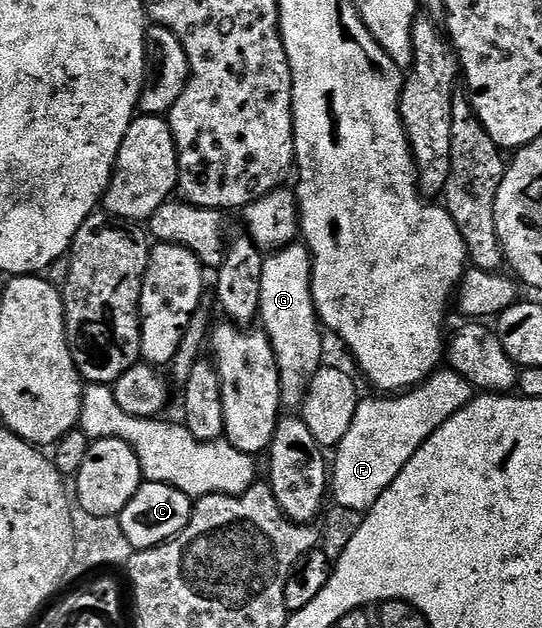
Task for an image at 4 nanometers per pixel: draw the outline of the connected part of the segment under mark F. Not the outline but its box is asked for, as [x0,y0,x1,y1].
[331,369,474,513]

